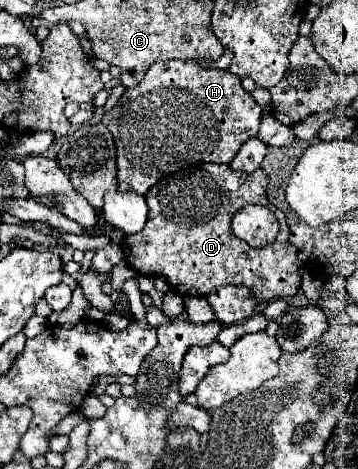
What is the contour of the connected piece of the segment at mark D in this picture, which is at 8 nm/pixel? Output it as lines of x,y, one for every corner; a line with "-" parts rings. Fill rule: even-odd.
203,164
203,166
195,168
195,170
179,172
179,174
173,174
173,176
163,178
163,180
157,182
157,184
147,192
147,196
145,196
145,198
147,198
147,206
149,206
149,218
147,218
145,228
143,228
139,234
125,236
125,240
123,240
123,244
121,244
123,254
125,254
125,262
127,262
135,272
139,272
139,274
145,274
145,276
163,276
163,278
169,282
171,290
177,292
177,294
181,294
181,296
207,296
207,294
211,294
213,290
217,290
219,286
235,284
235,286
247,286
247,288
251,288
253,294
255,294
255,298
257,298
257,302
271,302
271,300
275,300
275,298
289,300
291,296
295,296
295,292
297,292
299,286
301,286
301,276
303,276
303,272
305,272
305,266
297,260
297,248
289,242
289,226
287,226
287,222
285,222
285,214
283,214
279,208
275,208
275,206
267,200
267,196
265,196
267,182
269,182
269,178
265,176
263,170
255,170
253,174
245,176
245,174
237,174
237,172
231,170
231,166
227,166
227,164
-
245,204
261,204
261,206
267,206
267,208
277,216
279,226
281,226
281,234
279,234
279,238
273,242
273,246
251,248
247,242
243,242
241,238
237,238
237,236
233,234
233,230
231,230
231,218
233,218

